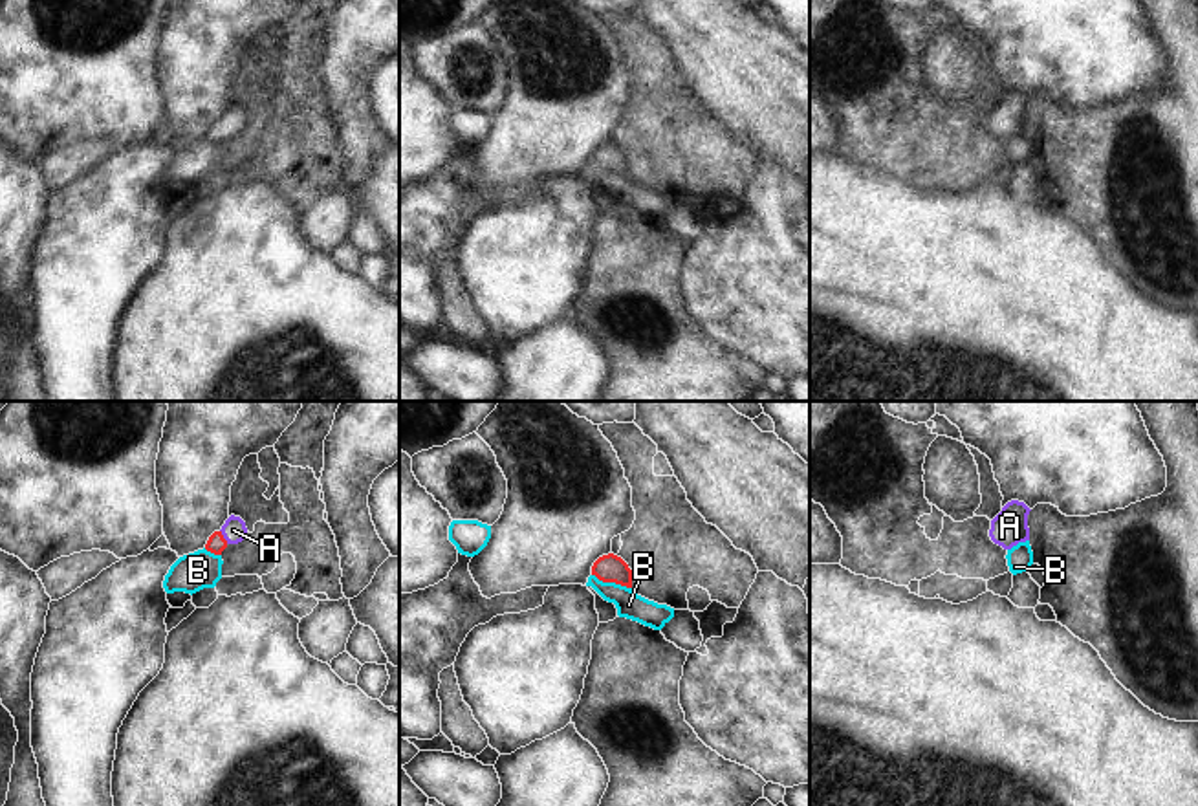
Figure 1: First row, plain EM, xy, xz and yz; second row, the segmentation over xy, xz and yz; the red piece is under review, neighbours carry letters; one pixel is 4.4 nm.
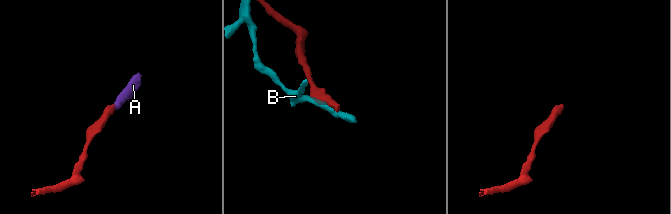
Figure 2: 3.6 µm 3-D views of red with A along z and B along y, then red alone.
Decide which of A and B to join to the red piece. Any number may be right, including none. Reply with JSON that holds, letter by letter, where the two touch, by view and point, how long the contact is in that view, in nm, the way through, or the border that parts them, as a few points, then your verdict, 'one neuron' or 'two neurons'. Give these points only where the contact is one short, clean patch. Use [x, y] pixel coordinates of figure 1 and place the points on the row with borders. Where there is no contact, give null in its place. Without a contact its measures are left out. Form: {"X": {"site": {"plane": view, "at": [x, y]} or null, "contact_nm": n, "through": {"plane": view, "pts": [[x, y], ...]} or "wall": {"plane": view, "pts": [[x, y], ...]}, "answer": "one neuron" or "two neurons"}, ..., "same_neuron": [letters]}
{"A": {"site": {"plane": "xy", "at": [222, 537]}, "contact_nm": 70, "through": {"plane": "xy", "pts": [[217, 543], [222, 537], [233, 530]]}, "answer": "one neuron"}, "B": {"site": {"plane": "xz", "at": [612, 581]}, "contact_nm": 190, "answer": "two neurons"}, "same_neuron": ["A"]}

